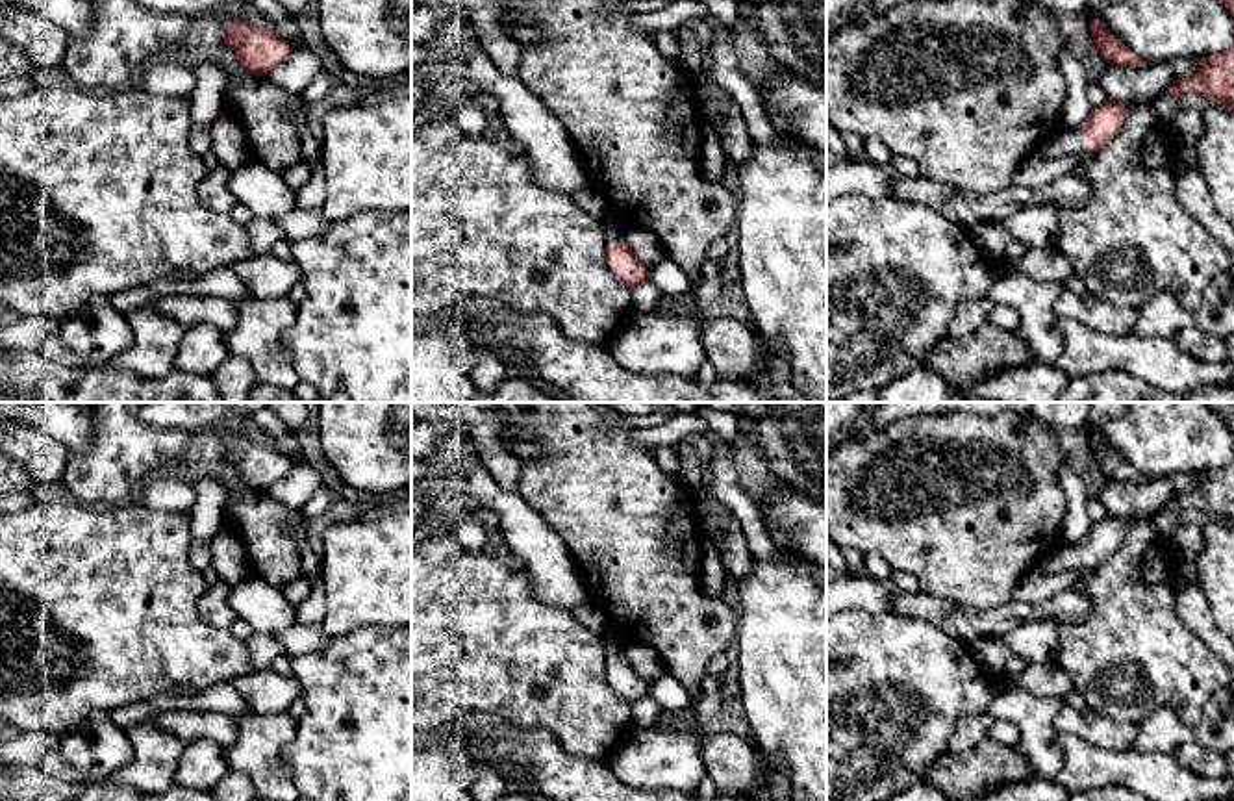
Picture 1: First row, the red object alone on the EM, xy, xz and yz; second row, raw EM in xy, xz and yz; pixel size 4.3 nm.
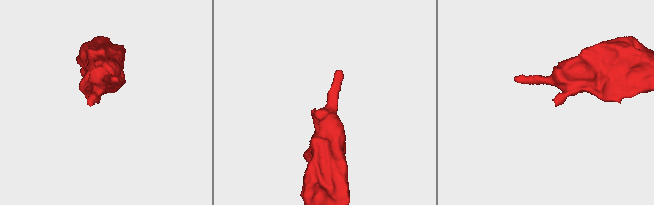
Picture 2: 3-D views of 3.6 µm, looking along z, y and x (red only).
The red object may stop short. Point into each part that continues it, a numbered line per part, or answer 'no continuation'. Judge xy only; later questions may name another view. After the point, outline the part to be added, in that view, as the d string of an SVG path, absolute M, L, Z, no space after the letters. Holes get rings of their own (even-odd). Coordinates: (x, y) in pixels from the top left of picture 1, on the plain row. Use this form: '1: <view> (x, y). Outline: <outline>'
1: xy (201, 557). Outline: M193 540L189 547L189 560L198 571L206 571L211 566L211 549L198 540Z

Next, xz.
1: xz (616, 644). Outline: M608 623L604 629L606 660L617 660L624 655L626 640Z

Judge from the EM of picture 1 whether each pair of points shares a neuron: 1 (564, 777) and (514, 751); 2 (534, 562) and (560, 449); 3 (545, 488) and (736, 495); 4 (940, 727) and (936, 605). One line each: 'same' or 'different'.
1: same
2: different
3: different
4: different

